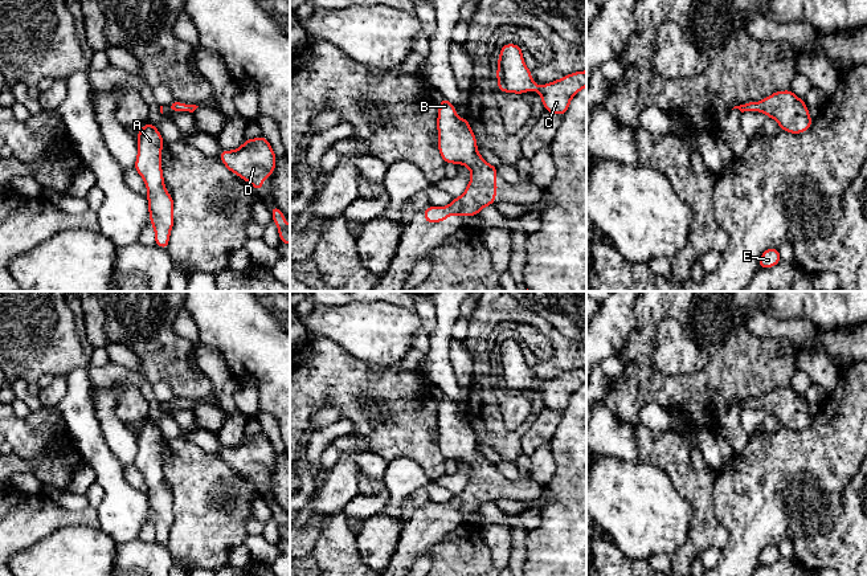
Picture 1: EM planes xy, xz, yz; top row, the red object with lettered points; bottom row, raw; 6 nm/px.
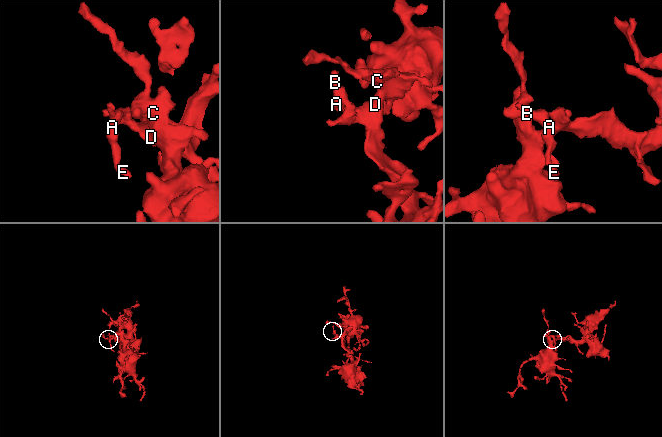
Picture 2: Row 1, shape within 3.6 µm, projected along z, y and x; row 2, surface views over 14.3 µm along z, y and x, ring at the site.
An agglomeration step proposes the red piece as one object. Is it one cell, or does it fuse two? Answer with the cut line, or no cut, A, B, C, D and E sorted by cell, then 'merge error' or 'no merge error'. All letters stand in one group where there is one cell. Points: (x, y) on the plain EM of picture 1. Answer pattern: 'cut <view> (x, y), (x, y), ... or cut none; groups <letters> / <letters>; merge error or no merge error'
cut none; groups A B C D E; no merge error

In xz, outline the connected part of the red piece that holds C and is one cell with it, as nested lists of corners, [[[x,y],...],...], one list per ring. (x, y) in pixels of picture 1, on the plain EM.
[[[516,340],[500,344],[496,373],[500,388],[523,391],[536,387],[545,408],[559,412],[567,409],[572,393],[586,383],[586,367],[568,371],[544,383],[535,381],[531,367],[524,360],[522,344]]]

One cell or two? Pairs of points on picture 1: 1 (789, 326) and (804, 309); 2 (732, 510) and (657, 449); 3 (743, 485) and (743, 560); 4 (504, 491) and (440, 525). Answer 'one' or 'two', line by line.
1: two
2: two
3: one
4: one

